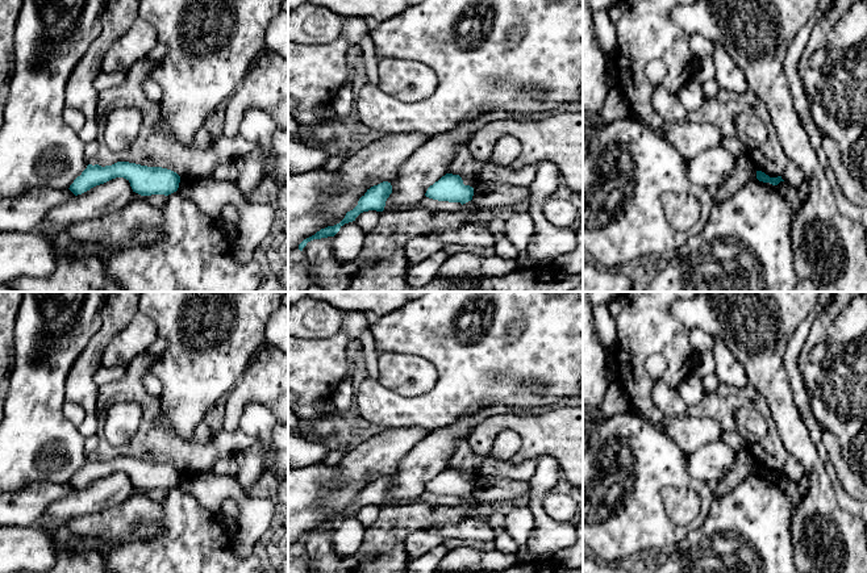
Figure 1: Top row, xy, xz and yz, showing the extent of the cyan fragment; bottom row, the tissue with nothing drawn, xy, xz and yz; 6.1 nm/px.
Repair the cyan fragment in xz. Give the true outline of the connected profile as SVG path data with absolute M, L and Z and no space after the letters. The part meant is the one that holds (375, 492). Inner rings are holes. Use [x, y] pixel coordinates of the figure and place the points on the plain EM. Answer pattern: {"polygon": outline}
{"polygon": "M383 476L378 480L371 481L359 493L358 499L353 505L347 506L345 513L339 518L321 523L314 530L304 534L299 539L299 544L303 545L307 538L313 534L334 531L345 518L355 515L355 513L363 506L368 506L368 505L383 506L385 501L385 495L391 488L392 488L392 480L388 476Z"}

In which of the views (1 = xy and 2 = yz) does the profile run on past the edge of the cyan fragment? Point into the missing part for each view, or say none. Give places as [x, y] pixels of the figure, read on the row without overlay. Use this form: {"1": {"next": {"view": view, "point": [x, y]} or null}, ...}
{"1": {"next": null}, "2": {"next": null}}

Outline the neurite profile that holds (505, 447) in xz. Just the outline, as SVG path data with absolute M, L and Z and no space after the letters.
M504 428L493 442L491 455L497 460L512 464L513 457L518 453L520 442L516 432Z

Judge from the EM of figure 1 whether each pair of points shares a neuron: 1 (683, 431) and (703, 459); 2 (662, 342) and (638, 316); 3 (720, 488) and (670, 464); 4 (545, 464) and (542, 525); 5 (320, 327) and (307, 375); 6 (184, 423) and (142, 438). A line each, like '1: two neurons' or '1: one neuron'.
1: two neurons
2: one neuron
3: two neurons
4: one neuron
5: two neurons
6: two neurons

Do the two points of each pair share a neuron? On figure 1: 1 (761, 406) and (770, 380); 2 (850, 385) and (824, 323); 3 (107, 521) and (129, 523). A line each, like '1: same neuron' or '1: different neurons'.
1: different neurons
2: same neuron
3: same neuron

